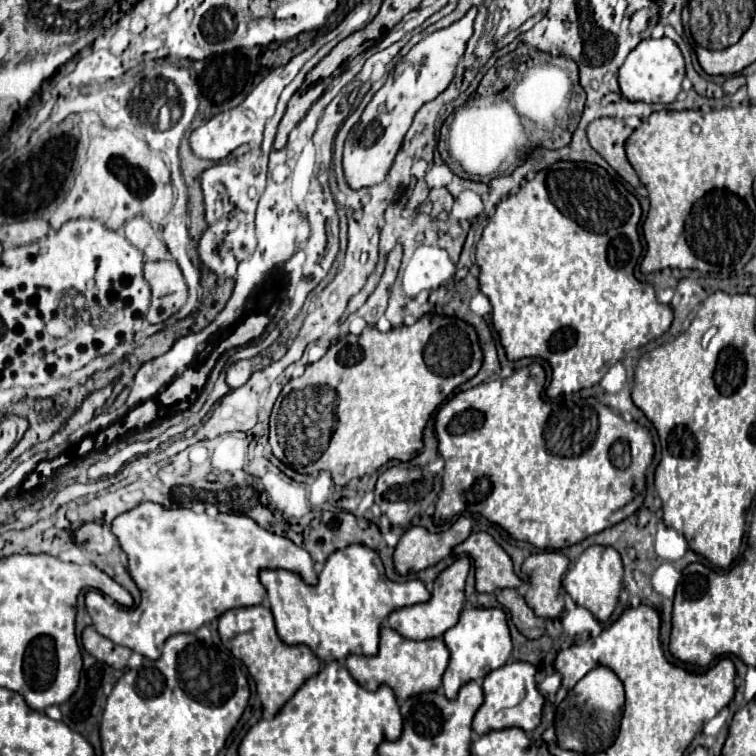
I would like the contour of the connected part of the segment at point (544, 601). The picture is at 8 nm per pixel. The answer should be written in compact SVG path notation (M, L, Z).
M542 551L532 554L525 559L522 565L522 571L530 575L530 587L524 593L528 605L532 607L532 611L542 617L542 619L554 619L560 615L560 611L564 609L564 601L558 601L558 597L562 595L562 575L566 573L570 565L570 559L560 553L560 551Z

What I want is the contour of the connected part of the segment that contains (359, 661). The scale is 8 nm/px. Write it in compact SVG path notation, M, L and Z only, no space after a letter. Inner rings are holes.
M390 627L380 629L380 649L376 655L348 655L346 657L346 667L352 673L352 677L368 691L378 689L380 685L392 687L396 697L408 699L416 693L424 691L436 691L440 687L444 669L448 667L450 653L444 645L442 639L424 639L424 641L412 641L402 637Z

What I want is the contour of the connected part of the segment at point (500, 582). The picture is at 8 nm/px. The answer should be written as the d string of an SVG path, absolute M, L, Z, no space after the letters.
M472 533L454 549L454 555L468 555L472 559L475 587L480 593L494 593L504 587L520 589L524 583L514 573L508 553L488 533Z

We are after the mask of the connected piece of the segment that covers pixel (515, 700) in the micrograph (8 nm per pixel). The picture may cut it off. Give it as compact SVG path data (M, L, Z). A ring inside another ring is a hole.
M510 661L490 671L482 683L484 703L474 715L472 729L478 735L484 735L494 729L506 729L506 727L534 731L540 725L540 715L542 715L542 705L544 705L544 697L538 691L534 675L536 675L536 667L526 661Z

